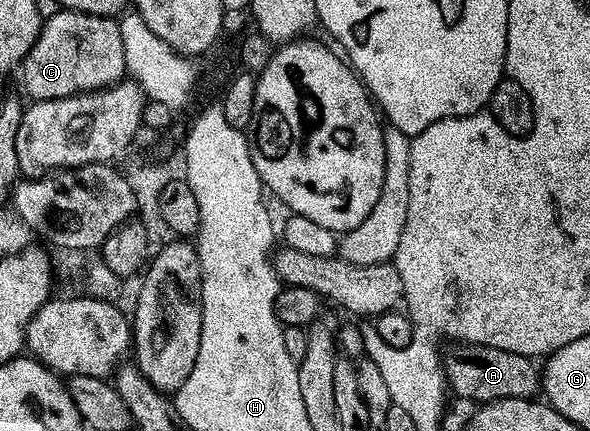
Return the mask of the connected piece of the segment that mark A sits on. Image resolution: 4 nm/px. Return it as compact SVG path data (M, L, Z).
M459 343L444 356L444 371L451 393L466 400L489 402L491 400L528 400L540 392L540 368L531 357L500 350L496 346Z

